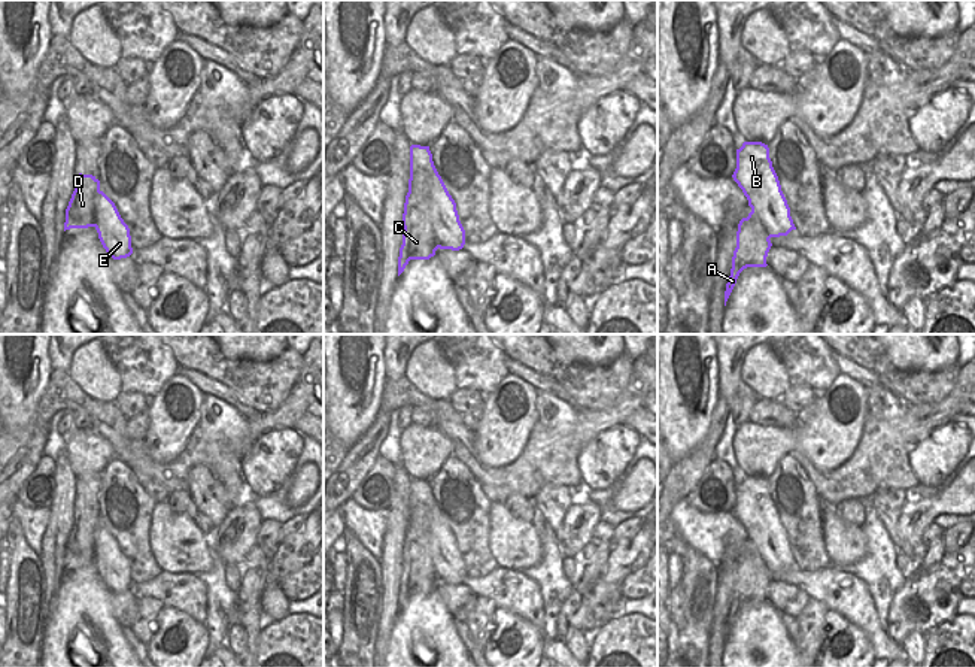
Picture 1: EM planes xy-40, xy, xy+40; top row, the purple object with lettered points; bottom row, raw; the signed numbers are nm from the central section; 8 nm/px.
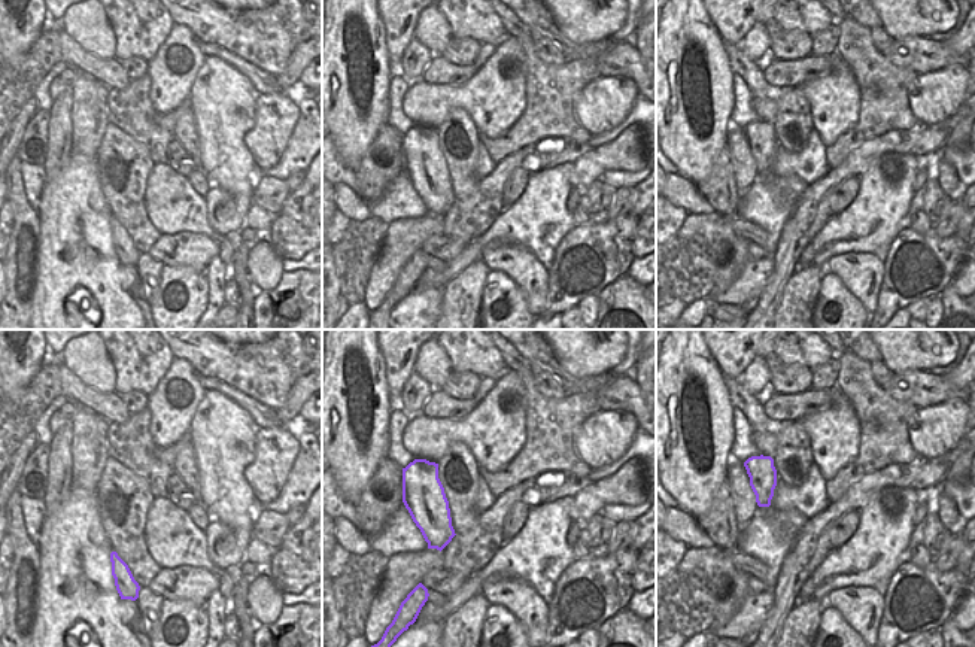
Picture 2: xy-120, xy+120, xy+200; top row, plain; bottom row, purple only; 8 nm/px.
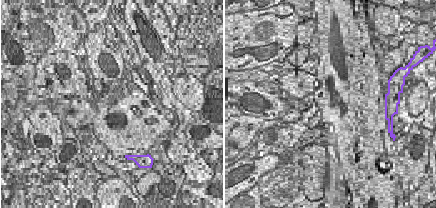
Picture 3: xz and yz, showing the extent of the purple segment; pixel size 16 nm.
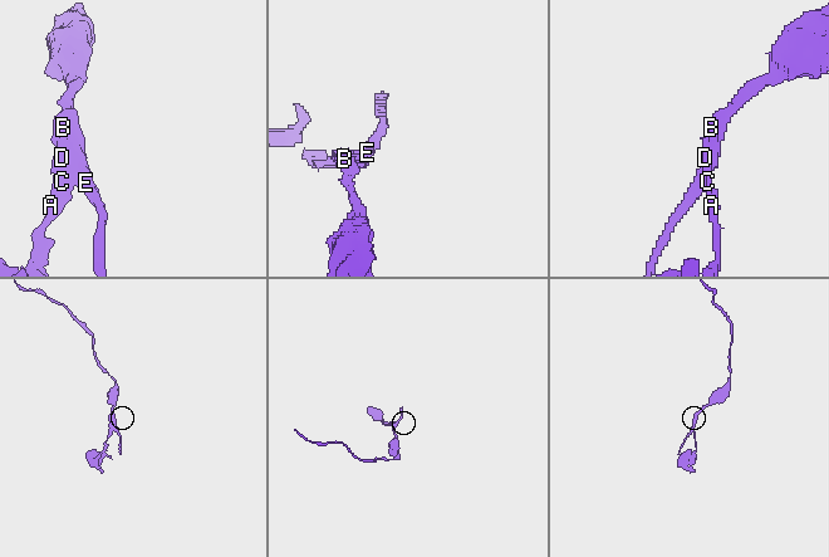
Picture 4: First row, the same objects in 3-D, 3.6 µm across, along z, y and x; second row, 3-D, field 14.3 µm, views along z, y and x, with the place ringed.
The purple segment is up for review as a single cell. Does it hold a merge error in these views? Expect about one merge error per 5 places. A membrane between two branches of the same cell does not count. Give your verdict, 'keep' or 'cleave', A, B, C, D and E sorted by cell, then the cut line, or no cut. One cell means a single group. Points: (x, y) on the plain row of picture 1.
cleave; A C D / B E; cut in xy along (413, 505), (428, 509), (433, 515), (430, 554), (439, 581)

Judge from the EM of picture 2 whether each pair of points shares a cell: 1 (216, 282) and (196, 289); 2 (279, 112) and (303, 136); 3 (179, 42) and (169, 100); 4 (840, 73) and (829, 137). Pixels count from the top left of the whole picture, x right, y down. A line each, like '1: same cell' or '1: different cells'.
1: different cells
2: different cells
3: same cell
4: same cell

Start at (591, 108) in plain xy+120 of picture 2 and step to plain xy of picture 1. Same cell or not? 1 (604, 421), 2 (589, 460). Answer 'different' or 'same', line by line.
1: different
2: same

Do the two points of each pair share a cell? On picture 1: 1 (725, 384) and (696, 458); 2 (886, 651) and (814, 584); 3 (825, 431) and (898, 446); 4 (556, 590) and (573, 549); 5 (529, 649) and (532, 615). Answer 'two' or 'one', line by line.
1: one
2: one
3: two
4: two
5: two

